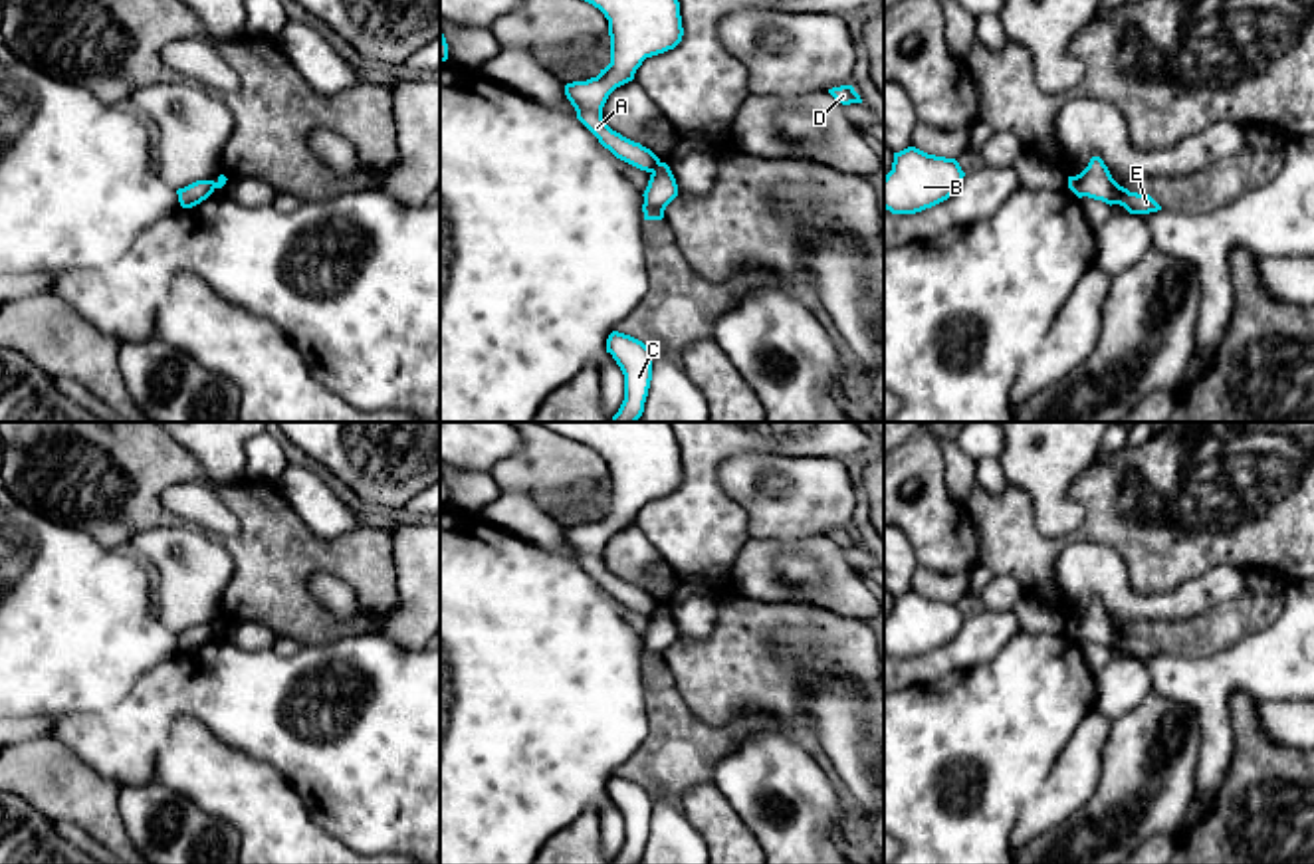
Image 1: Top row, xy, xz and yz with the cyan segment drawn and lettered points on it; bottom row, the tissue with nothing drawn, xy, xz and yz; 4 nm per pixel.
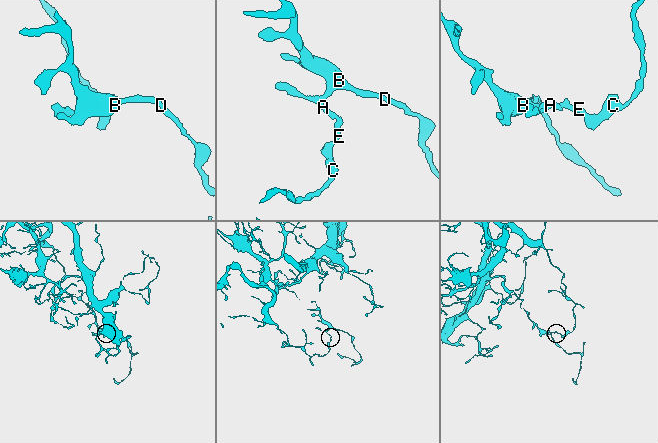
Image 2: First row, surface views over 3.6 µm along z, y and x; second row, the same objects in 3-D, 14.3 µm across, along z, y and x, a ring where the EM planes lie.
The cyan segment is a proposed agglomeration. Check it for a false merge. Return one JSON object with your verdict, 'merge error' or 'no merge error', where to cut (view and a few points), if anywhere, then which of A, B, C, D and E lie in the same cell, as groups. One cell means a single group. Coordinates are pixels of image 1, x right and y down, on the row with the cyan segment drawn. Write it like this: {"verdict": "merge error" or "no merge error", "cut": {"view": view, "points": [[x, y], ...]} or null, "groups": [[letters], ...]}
{"verdict": "merge error", "cut": {"view": "xz", "points": [[660, 163], [651, 171]]}, "groups": [["A", "B", "D"], ["C", "E"]]}

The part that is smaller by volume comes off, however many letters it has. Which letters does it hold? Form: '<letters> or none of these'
A, B, D

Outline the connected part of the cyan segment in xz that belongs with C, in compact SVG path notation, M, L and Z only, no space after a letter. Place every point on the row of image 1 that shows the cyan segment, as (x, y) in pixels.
M618 331L608 335L606 353L612 355L624 375L624 400L612 422L636 422L644 412L652 380L652 353L642 341Z

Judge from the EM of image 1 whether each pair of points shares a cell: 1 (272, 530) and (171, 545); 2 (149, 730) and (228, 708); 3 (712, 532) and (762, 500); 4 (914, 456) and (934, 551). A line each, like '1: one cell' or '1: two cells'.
1: two cells
2: one cell
3: two cells
4: one cell

